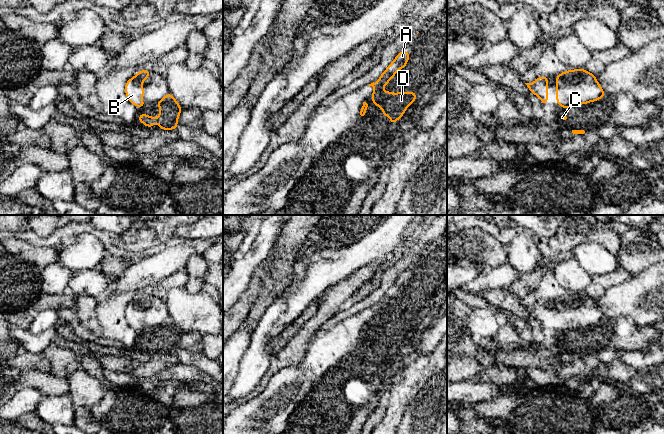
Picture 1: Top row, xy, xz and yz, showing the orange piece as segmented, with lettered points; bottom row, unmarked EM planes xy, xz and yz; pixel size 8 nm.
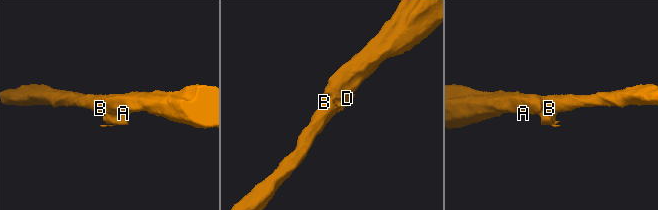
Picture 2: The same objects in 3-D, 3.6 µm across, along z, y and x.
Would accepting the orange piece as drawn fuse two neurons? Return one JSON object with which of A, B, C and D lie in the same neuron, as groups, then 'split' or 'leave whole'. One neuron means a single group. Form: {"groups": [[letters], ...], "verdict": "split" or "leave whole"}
{"groups": [["A", "B", "D"], ["C"]], "verdict": "split"}

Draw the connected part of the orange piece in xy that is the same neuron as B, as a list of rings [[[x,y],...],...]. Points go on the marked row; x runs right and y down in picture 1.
[[[140,70],[133,78],[129,79],[125,84],[125,93],[127,99],[135,106],[146,106],[142,101],[142,95],[146,93],[142,89],[143,81],[149,78],[151,72],[149,70]]]

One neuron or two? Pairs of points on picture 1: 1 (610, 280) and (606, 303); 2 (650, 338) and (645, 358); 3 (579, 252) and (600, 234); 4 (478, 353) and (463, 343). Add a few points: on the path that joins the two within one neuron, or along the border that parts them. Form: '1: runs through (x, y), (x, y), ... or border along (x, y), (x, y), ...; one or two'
1: border along (631, 278), (611, 285), (596, 299); two
2: border along (653, 346), (647, 349), (626, 351); two
3: border along (572, 250), (586, 242), (598, 242), (612, 253); two
4: runs through (474, 350), (467, 346); one

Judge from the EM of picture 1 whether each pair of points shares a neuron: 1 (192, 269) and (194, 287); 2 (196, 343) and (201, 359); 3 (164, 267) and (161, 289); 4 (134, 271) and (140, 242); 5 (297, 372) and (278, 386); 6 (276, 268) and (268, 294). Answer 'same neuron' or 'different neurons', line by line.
1: same neuron
2: different neurons
3: different neurons
4: different neurons
5: same neuron
6: same neuron

